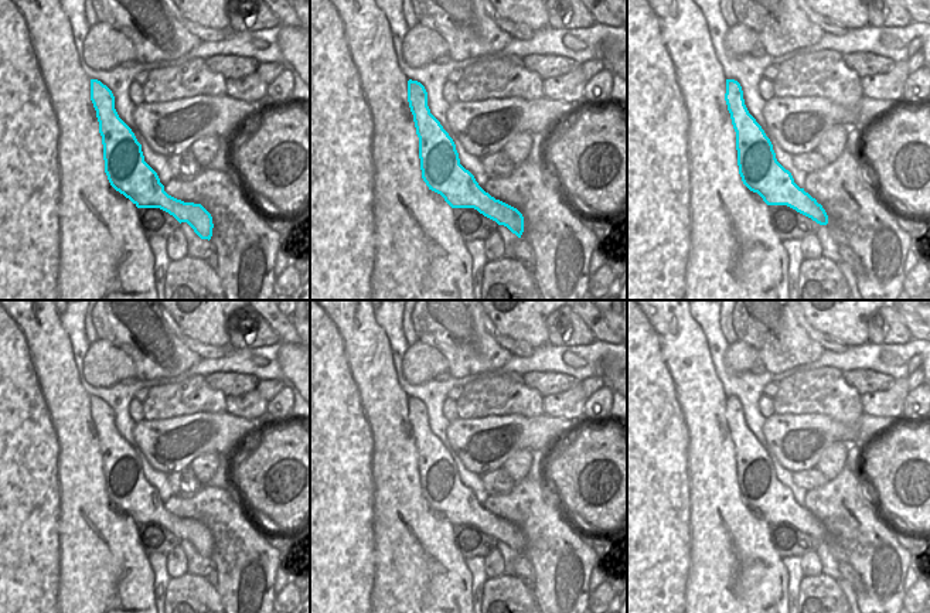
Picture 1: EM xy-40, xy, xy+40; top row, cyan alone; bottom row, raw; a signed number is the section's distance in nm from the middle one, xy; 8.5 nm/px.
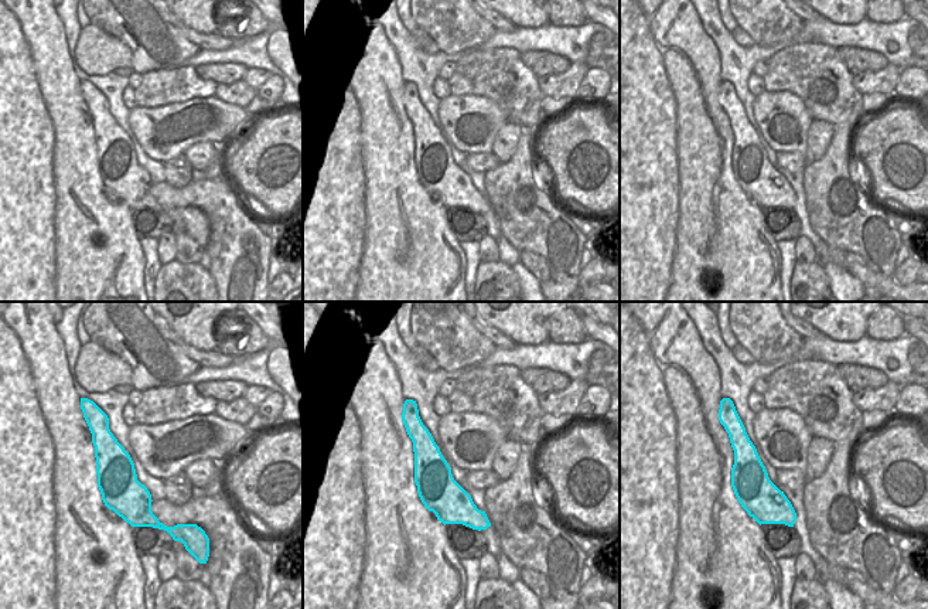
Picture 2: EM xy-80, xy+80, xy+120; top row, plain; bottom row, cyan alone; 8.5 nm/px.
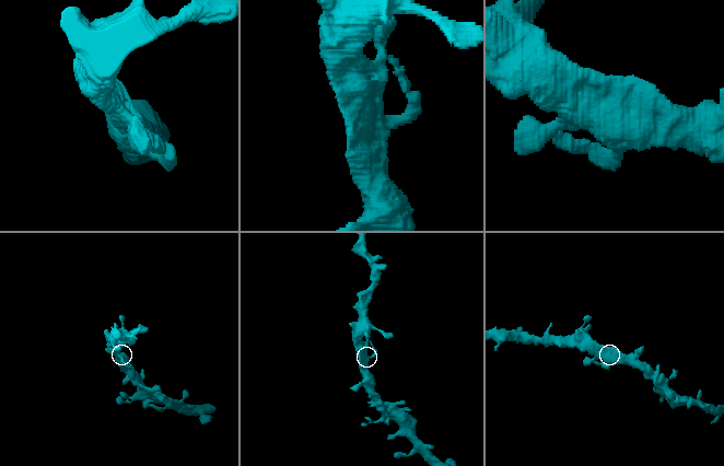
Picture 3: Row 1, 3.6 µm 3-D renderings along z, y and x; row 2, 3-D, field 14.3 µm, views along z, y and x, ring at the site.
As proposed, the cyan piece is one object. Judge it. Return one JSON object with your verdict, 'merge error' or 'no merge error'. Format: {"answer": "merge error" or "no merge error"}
{"answer": "no merge error"}

